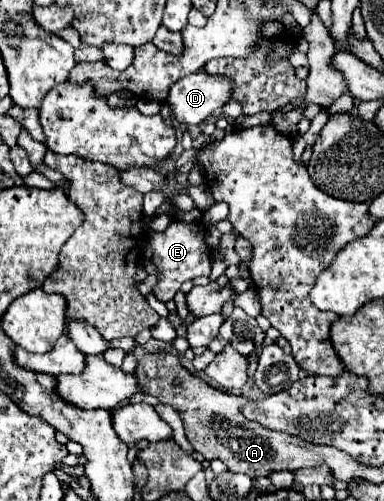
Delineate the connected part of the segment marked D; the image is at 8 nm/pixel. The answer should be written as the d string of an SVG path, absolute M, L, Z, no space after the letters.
M190 74L172 84L166 98L166 106L180 124L198 126L216 108L222 108L230 100L232 84L226 78L202 74Z

